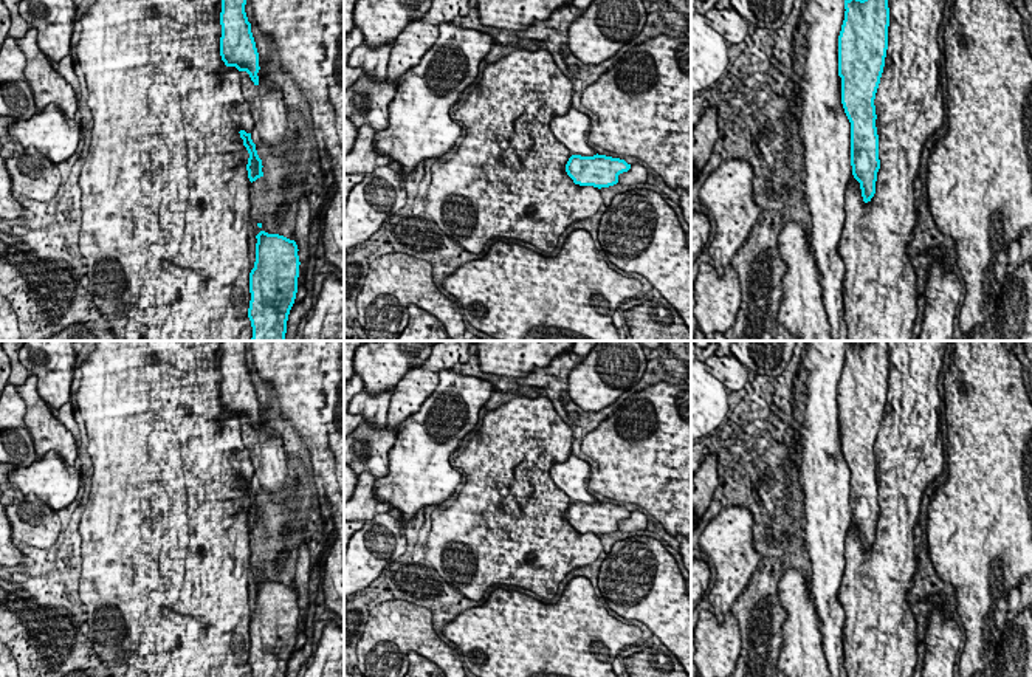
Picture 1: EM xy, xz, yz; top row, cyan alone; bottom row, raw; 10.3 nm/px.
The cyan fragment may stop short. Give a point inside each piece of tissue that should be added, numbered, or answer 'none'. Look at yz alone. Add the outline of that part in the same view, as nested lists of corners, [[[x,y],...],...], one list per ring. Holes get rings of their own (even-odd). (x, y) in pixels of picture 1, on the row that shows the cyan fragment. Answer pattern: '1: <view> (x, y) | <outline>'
none

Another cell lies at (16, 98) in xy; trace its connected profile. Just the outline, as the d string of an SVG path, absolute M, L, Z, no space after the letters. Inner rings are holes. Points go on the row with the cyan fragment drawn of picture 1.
M26 81L0 82L0 116L26 121L36 113L34 95Z

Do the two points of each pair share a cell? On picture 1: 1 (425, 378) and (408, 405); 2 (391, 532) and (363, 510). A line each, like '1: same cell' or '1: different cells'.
1: same cell
2: different cells

